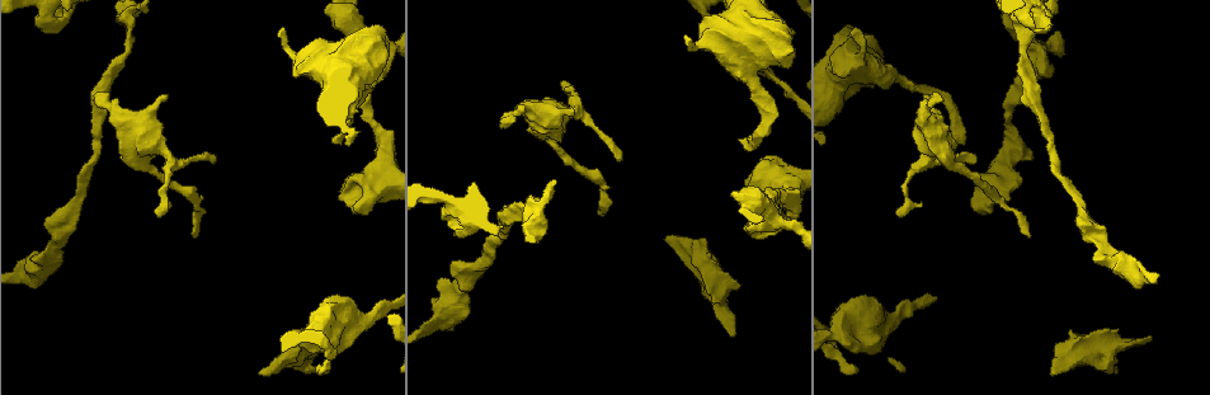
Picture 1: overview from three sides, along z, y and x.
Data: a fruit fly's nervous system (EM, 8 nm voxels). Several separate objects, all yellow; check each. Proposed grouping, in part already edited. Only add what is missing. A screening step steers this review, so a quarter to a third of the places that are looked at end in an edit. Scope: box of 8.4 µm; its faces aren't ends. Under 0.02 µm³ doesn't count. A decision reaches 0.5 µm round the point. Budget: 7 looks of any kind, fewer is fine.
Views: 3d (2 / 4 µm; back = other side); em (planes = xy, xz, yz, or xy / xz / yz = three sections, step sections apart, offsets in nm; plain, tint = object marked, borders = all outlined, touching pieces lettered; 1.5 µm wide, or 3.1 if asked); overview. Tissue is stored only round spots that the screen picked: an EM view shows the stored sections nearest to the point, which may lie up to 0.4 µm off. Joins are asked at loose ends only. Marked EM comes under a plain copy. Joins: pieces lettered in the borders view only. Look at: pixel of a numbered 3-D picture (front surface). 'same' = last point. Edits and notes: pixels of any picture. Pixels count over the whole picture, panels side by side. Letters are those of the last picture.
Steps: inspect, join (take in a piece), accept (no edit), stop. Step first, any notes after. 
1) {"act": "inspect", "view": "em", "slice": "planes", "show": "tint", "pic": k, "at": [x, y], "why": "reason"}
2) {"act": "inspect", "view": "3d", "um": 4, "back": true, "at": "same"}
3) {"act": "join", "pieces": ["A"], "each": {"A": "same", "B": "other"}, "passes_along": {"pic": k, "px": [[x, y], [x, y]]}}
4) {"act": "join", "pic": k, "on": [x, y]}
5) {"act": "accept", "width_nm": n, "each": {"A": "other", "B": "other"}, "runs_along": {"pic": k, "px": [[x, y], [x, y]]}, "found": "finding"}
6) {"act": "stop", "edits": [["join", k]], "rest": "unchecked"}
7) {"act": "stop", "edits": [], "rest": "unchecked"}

{"act": "inspect", "view": "em", "slice": "planes", "show": "borders", "pic": 1, "at": [601, 212]}

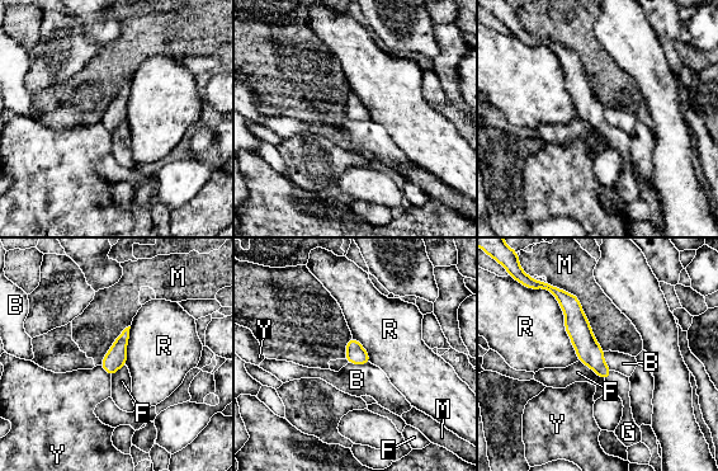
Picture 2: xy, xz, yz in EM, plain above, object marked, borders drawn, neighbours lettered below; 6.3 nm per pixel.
{"act": "join", "pic": 2, "on": [617, 382], "width_nm": 130, "each": {"B": "other", "F": "other", "G": "same", "M": "other", "R": "other", "Y": "other"}, "passes_along": {"pic": 2, "px": [[589, 352], [609, 375], [617, 382]]}, "found": "it goes on there"}

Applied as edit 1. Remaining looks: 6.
{"act": "inspect", "view": "overview"}

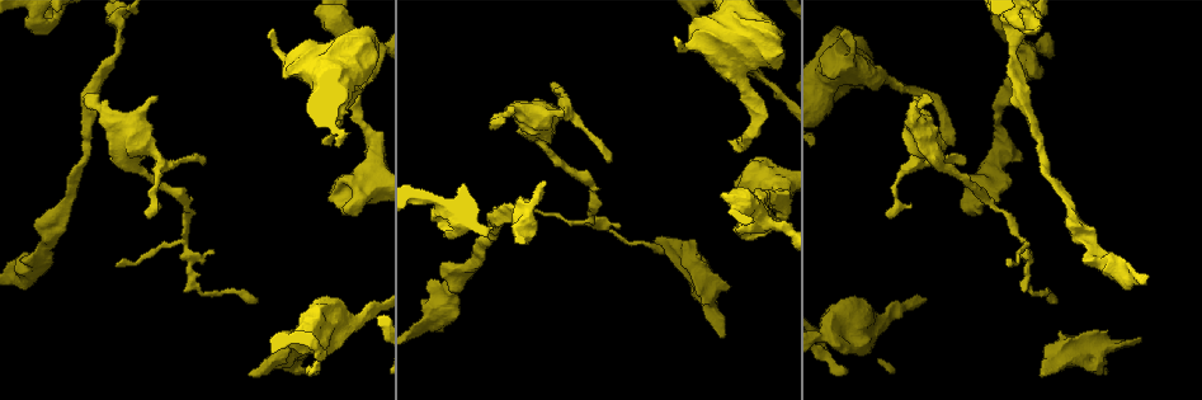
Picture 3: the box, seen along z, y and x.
{"act": "inspect", "view": "3d", "um": 4, "back": true, "pic": 3, "at": [1106, 373], "why": "tapers out"}

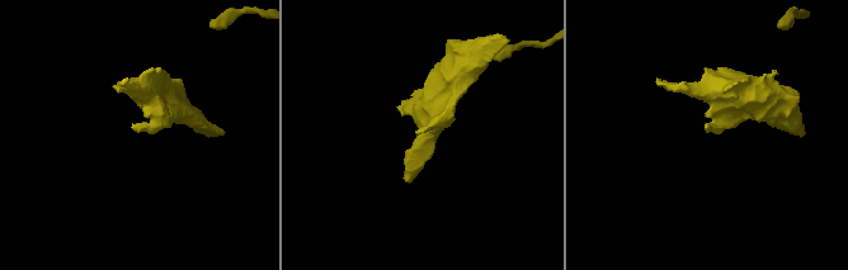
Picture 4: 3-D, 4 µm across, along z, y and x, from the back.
{"act": "inspect", "view": "em", "slice": "planes", "show": "borders", "pic": 4, "at": [417, 133], "why": "shape alone is not enough"}

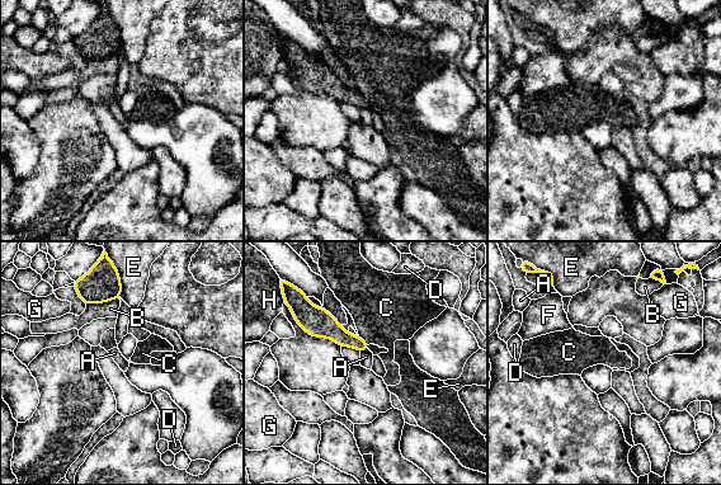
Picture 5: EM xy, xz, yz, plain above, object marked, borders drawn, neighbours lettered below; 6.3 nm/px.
{"act": "accept", "width_nm": 100, "longest_contact_nm": ["B", 220], "each": {"A": "other", "B": "other", "C": "other", "D": "other", "E": "other", "F": "other", "G": "other", "H": "other"}, "found": "no lettered piece goes on from it"}

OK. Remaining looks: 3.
{"act": "inspect", "view": "3d", "um": 2, "back": true, "pic": 3, "at": [870, 344], "why": "stops while still wide"}

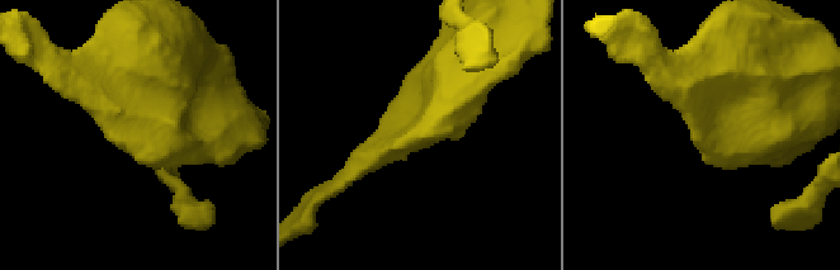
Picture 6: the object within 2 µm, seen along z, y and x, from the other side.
{"act": "inspect", "view": "em", "slice": "xz", "step": 4, "show": "borders", "pic": 6, "at": [400, 146], "why": "need the tissue"}

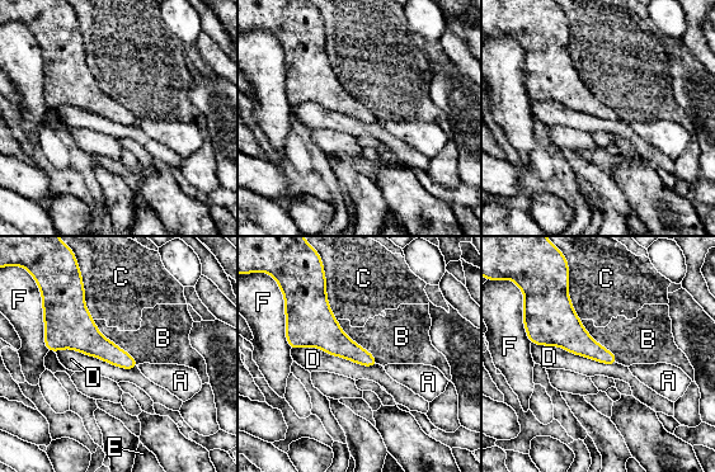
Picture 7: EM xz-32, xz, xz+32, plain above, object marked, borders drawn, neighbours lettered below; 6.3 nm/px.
{"act": "inspect", "view": "em", "slice": "planes", "show": "borders", "at": "same", "why": "cut it another way"}

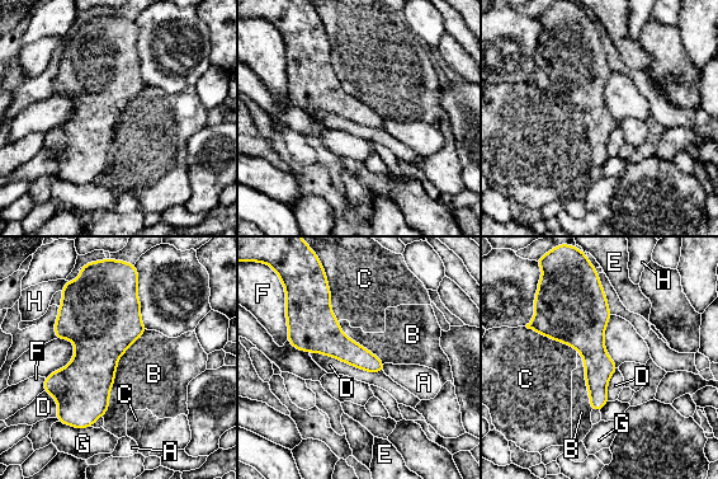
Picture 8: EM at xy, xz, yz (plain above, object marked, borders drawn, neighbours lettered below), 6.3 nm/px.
{"act": "accept", "each": {"A": "other", "B": "other", "C": "other", "D": "other", "E": "other", "F": "other", "G": "other", "H": "other"}, "border": {"pic": 8, "px": [[146, 329], [119, 357], [102, 416]]}, "found": "none of them fits"}

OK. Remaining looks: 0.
{"act": "stop", "edits": [["join", 2]], "rest": "unchecked"}

